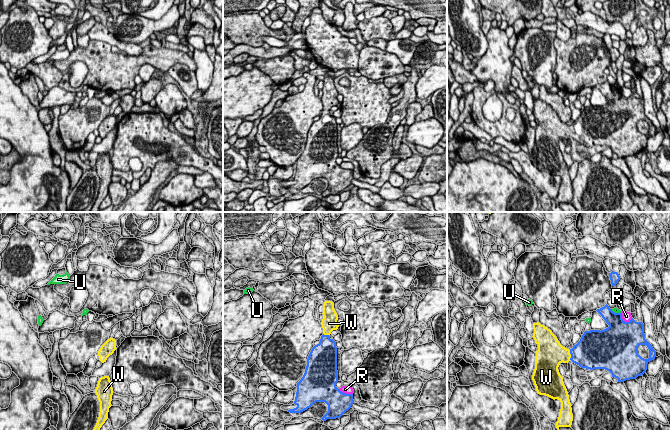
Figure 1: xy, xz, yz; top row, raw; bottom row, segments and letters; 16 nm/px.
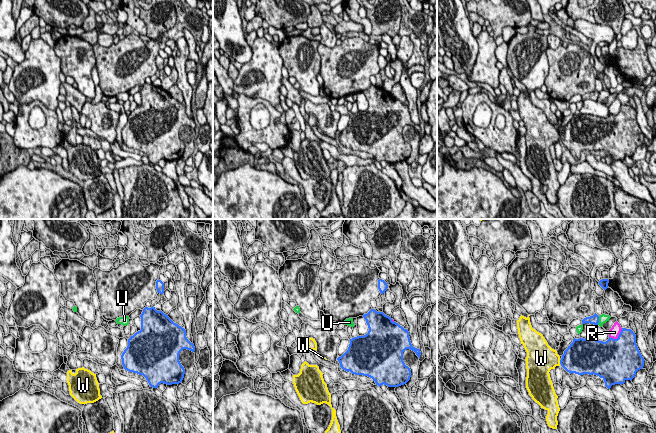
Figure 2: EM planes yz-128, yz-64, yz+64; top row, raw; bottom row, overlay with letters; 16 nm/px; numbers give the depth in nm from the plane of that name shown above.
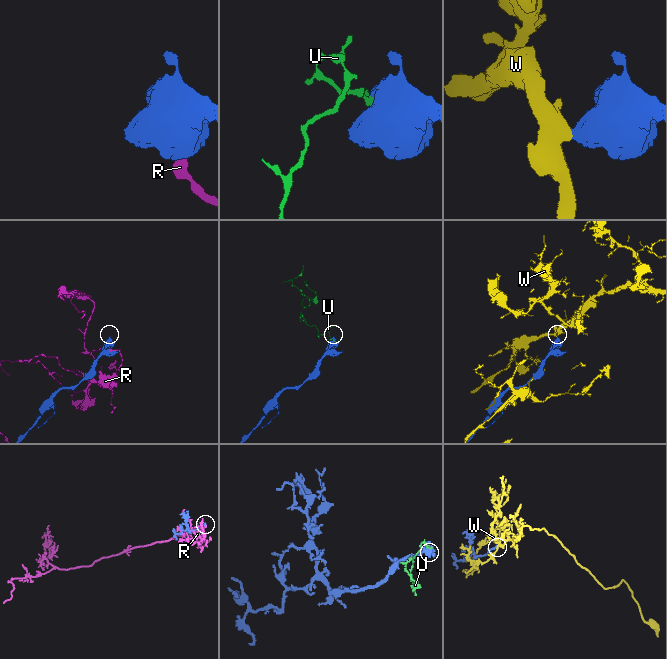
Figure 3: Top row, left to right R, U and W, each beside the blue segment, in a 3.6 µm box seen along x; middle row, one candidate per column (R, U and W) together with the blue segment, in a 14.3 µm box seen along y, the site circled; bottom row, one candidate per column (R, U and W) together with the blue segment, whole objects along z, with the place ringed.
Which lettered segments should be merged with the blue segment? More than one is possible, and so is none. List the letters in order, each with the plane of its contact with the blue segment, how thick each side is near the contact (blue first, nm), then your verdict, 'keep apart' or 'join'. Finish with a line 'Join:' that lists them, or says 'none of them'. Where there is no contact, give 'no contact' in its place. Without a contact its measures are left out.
R: yz | 500/160 nm | keep apart
U: yz | 300/90 nm | keep apart
W: yz | 460/320 nm | join
Join: W

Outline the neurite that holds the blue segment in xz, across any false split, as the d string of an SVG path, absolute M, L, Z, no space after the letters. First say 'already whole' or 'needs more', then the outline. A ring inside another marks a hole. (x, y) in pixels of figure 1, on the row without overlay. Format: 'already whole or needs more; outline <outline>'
needs more; outline M332 77L323 80L323 95L321 98L323 111L320 118L315 121L307 135L305 149L297 159L297 168L294 185L290 189L301 189L316 178L325 178L328 188L321 194L340 194L354 179L353 170L346 170L336 163L338 158L337 123L336 118L330 114L333 106L337 106L338 91Z

